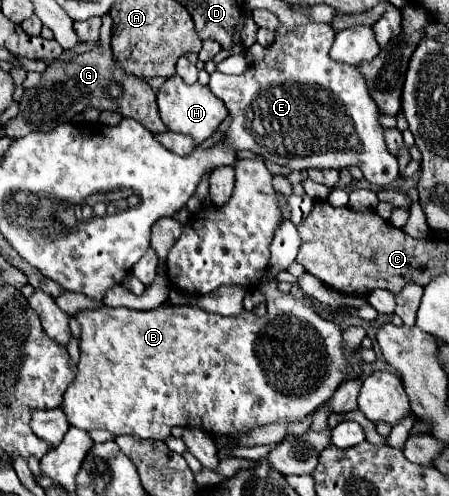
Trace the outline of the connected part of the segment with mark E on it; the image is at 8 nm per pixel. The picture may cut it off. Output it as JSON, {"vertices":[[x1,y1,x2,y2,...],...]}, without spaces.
{"vertices":[[310,23,300,31,288,35,284,27,278,27,274,43,268,47,262,63,250,65,242,75,224,75,214,71,210,75,210,91,224,101,232,123,226,131,226,143,238,149,250,149,264,159,278,165,286,165,292,171,306,169,346,169,360,167,364,179,372,185,390,185,398,179,398,161,388,153,384,143,384,127,378,123,380,111,370,99,364,79,356,67,344,67,344,63,332,63,328,51,336,31,330,23]]}

